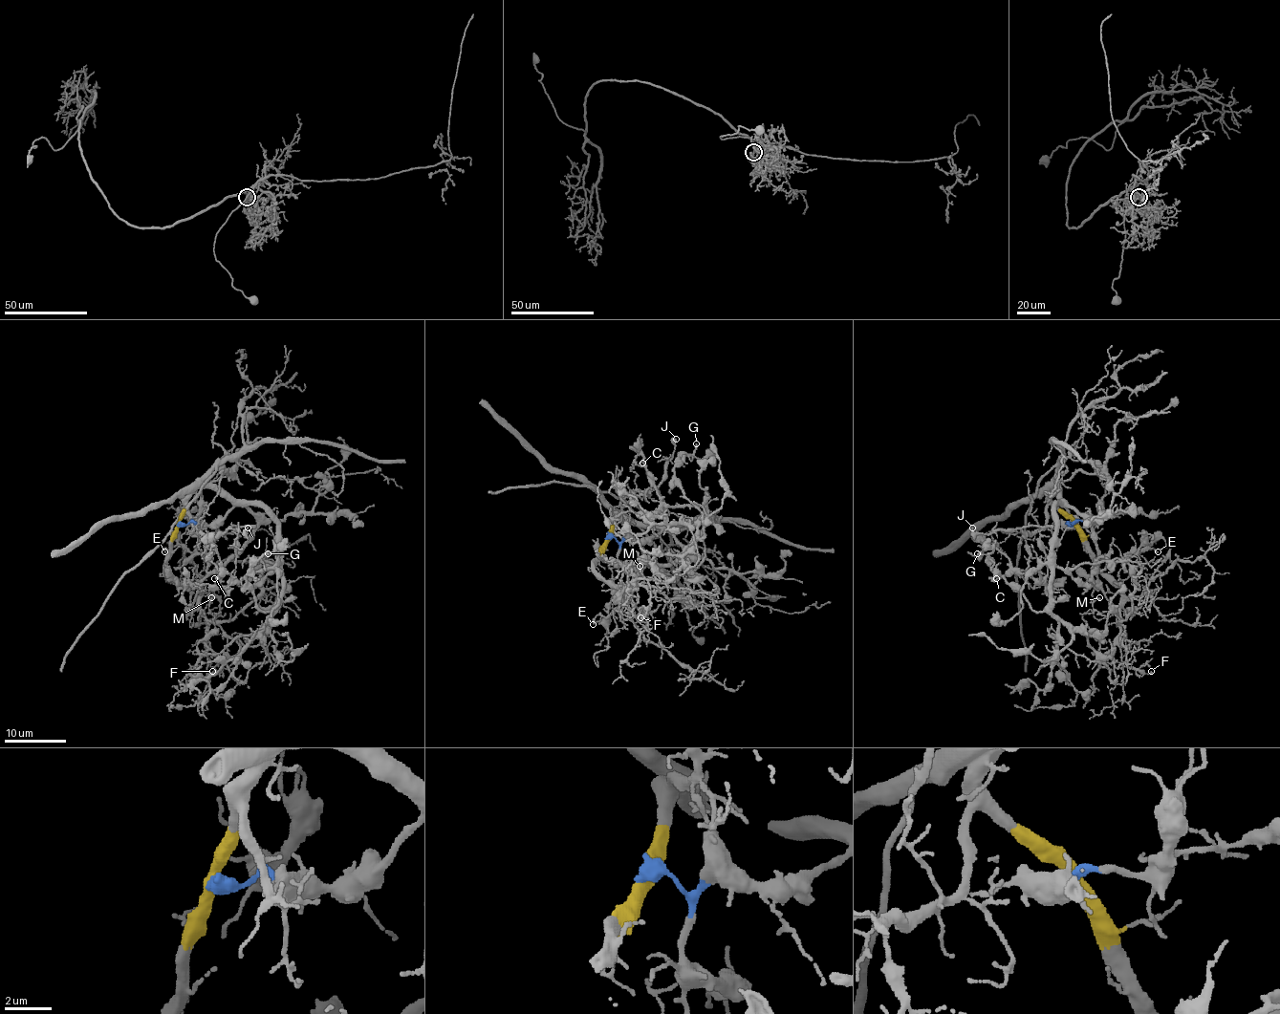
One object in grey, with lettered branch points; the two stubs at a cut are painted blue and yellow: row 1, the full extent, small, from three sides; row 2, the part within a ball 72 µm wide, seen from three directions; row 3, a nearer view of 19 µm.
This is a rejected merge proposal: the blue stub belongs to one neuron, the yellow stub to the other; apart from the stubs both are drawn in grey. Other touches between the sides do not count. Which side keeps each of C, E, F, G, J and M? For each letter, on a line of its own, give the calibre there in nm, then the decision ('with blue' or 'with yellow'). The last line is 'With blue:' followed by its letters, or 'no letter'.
C: 280 nm thick; with blue
E: 170 nm thick; with blue
F: 140 nm thick; with yellow
G: 200 nm thick; with blue
J: 200 nm thick; with yellow
M: 190 nm thick; with yellow
With blue: C, E, G

